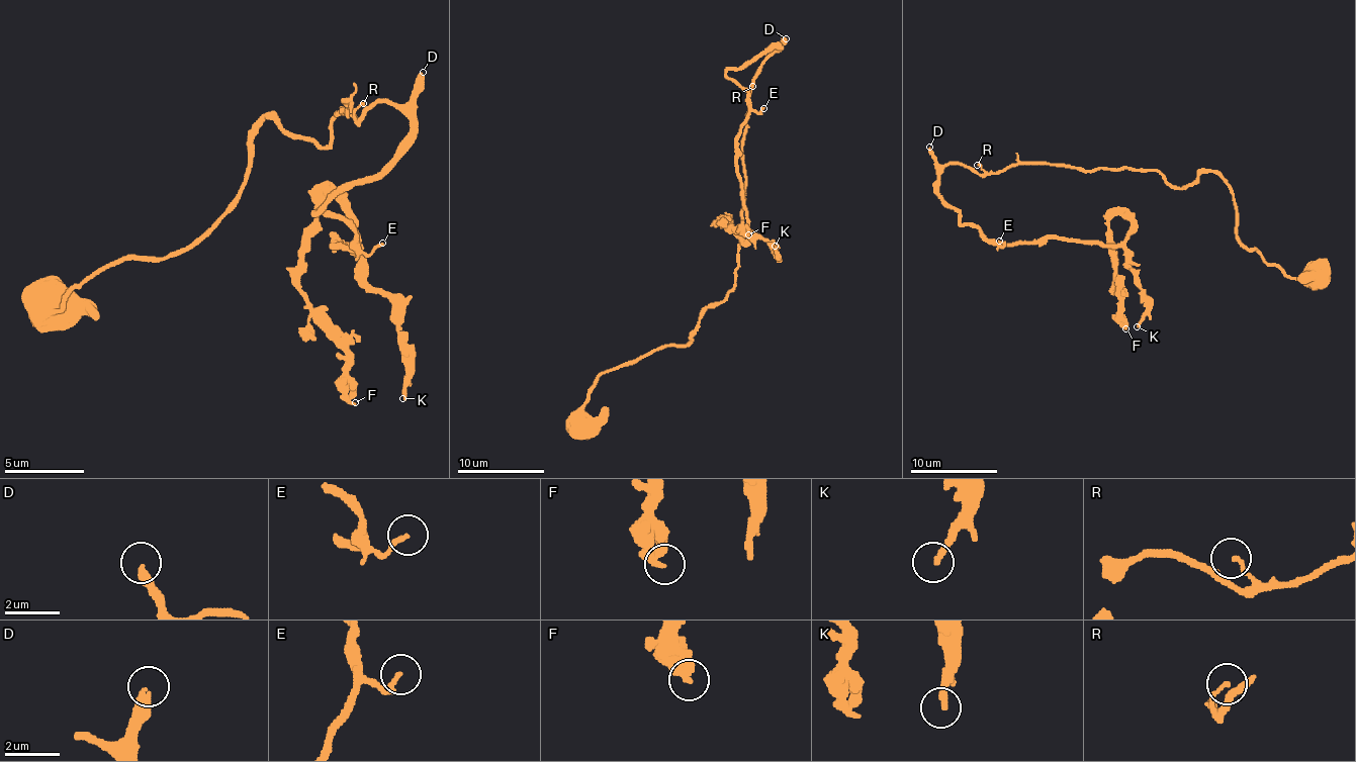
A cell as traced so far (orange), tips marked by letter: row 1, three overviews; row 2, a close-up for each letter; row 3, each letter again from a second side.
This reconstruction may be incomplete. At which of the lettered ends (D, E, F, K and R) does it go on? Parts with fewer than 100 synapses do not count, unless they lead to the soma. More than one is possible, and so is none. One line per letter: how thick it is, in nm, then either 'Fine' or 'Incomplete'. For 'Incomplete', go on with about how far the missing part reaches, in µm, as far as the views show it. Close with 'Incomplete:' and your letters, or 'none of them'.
D: Thickness 360 nm. Incomplete. Missing length about 20 µm
E: Thickness 160 nm. Fine
F: Thickness 360 nm. Fine
K: Thickness 240 nm. Fine
R: Thickness 110 nm. Fine
Incomplete: D

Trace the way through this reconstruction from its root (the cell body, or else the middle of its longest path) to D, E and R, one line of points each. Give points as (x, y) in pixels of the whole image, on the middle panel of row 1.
D: (579, 434), (586, 394), (604, 372), (685, 347), (700, 315), (733, 287), (748, 91), (786, 38)
E: (579, 434), (604, 372), (685, 347), (733, 287), (748, 91), (779, 46), (726, 71), (763, 108)
R: (579, 434), (586, 394), (604, 372), (685, 347), (735, 283), (752, 86)

